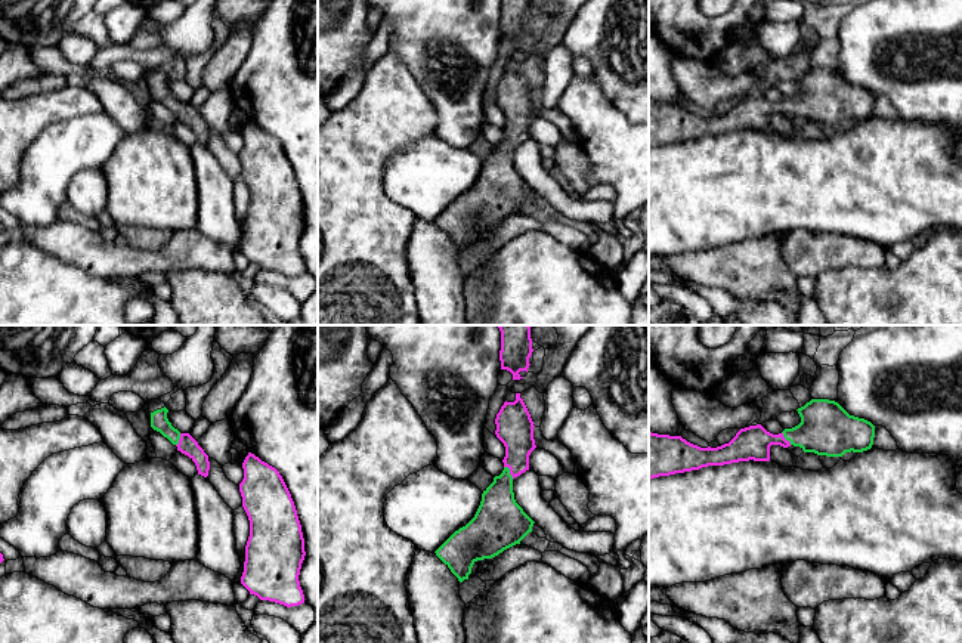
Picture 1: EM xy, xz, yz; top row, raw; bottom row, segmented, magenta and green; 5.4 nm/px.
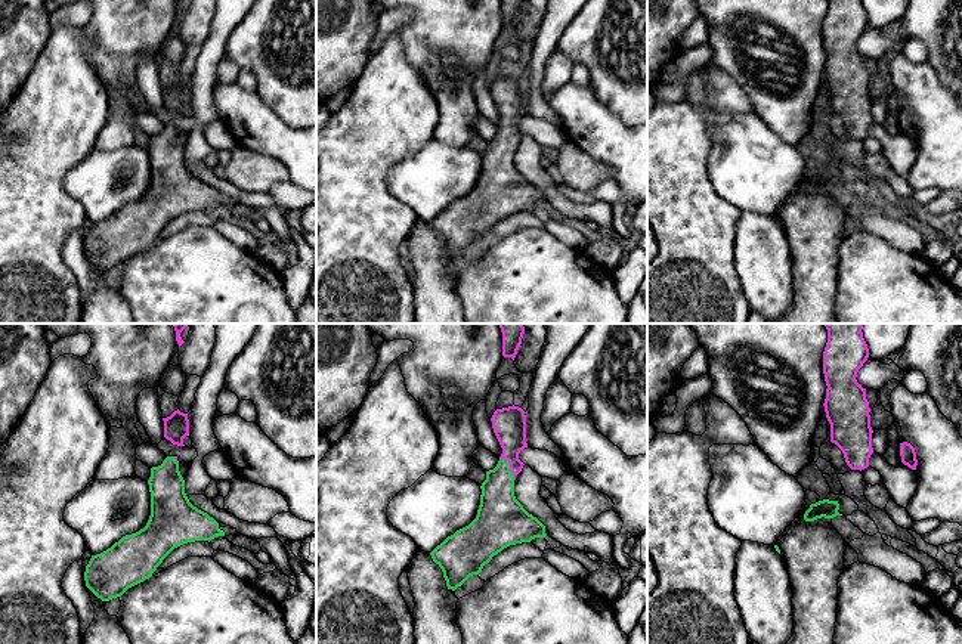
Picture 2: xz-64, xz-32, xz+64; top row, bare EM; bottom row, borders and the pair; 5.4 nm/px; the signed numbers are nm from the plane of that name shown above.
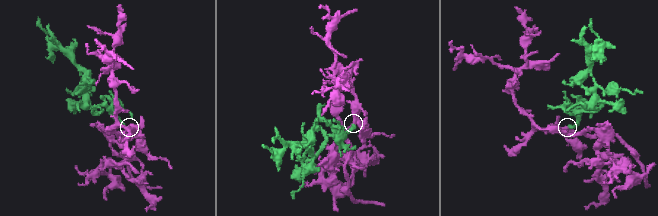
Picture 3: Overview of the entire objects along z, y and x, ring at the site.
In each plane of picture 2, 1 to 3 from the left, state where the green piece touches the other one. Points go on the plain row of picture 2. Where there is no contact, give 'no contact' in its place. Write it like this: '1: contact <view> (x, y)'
1: contact xz-64 (175, 127)
2: contact xz-32 (510, 135)
3: no contact

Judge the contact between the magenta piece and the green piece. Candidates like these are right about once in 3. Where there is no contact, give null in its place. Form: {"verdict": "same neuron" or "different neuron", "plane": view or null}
{"verdict": "same neuron", "plane": "xz"}

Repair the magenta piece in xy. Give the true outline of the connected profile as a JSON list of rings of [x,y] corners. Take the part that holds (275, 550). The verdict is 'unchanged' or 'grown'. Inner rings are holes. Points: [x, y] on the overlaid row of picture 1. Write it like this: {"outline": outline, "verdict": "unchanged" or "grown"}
{"outline": [[[248,452],[239,483],[250,520],[241,584],[260,600],[287,608],[304,603],[299,575],[304,538],[291,494],[279,472]]], "verdict": "unchanged"}

